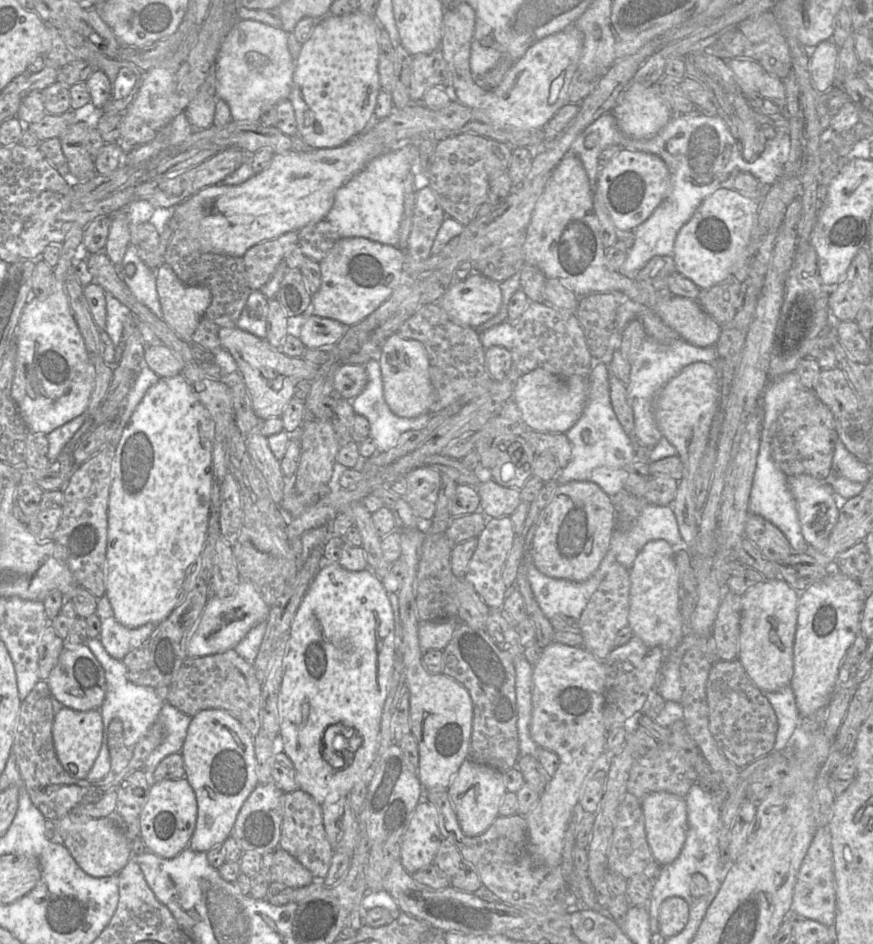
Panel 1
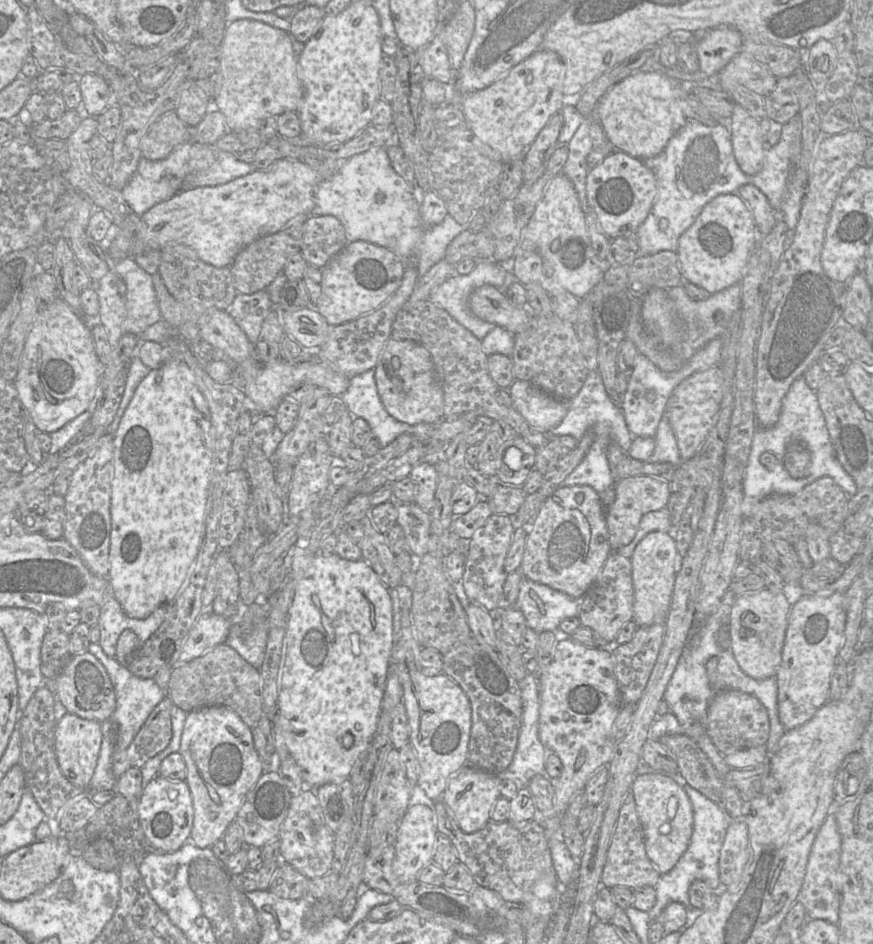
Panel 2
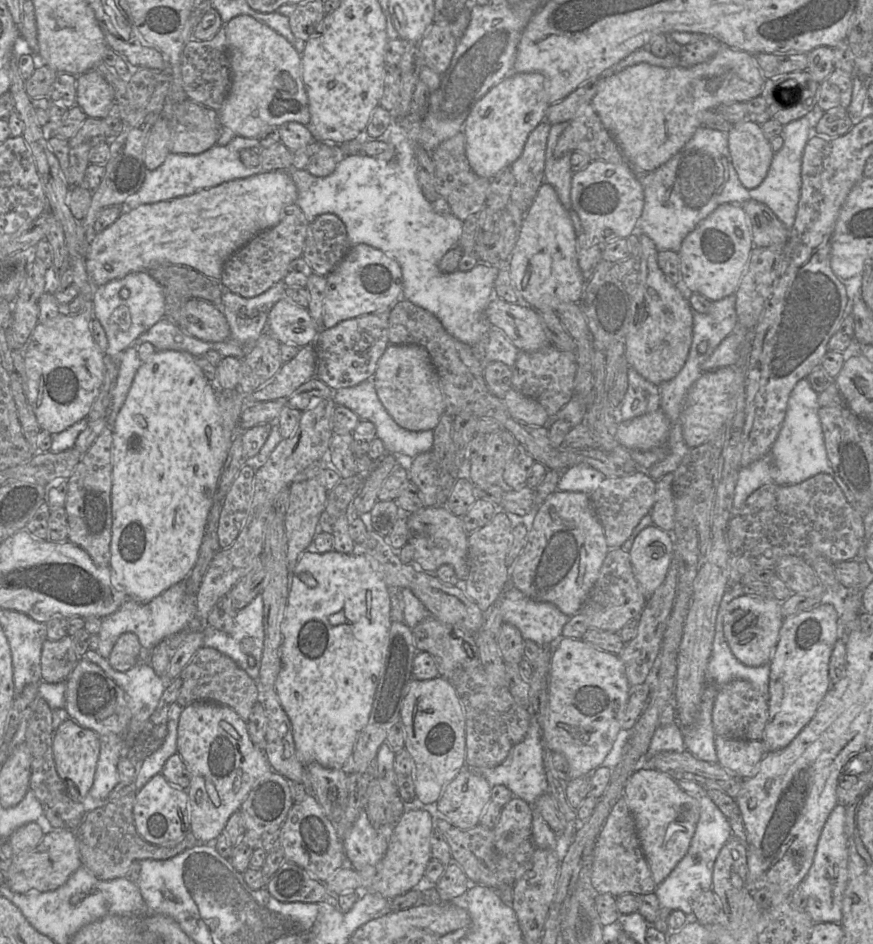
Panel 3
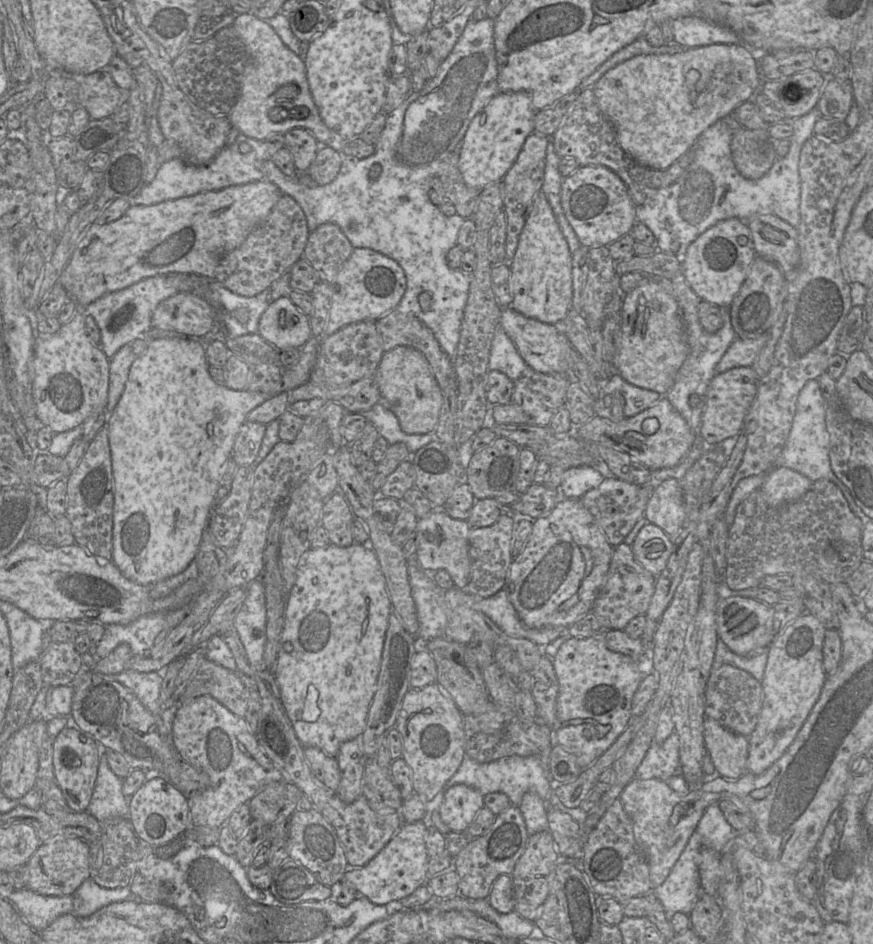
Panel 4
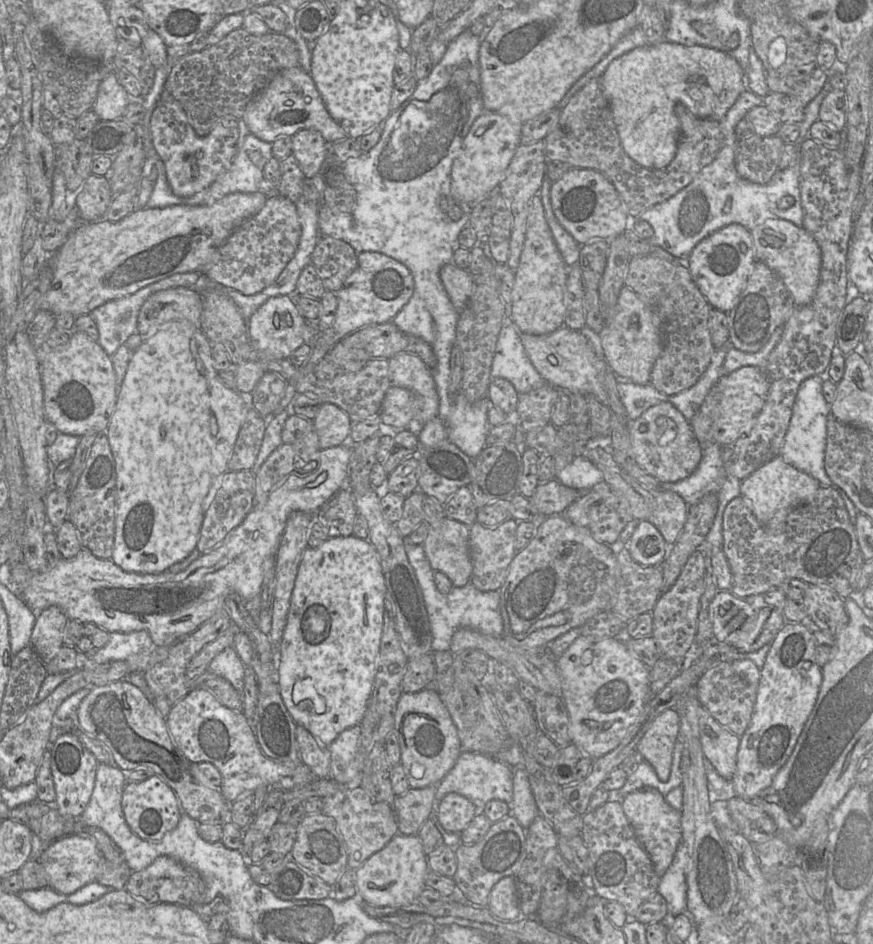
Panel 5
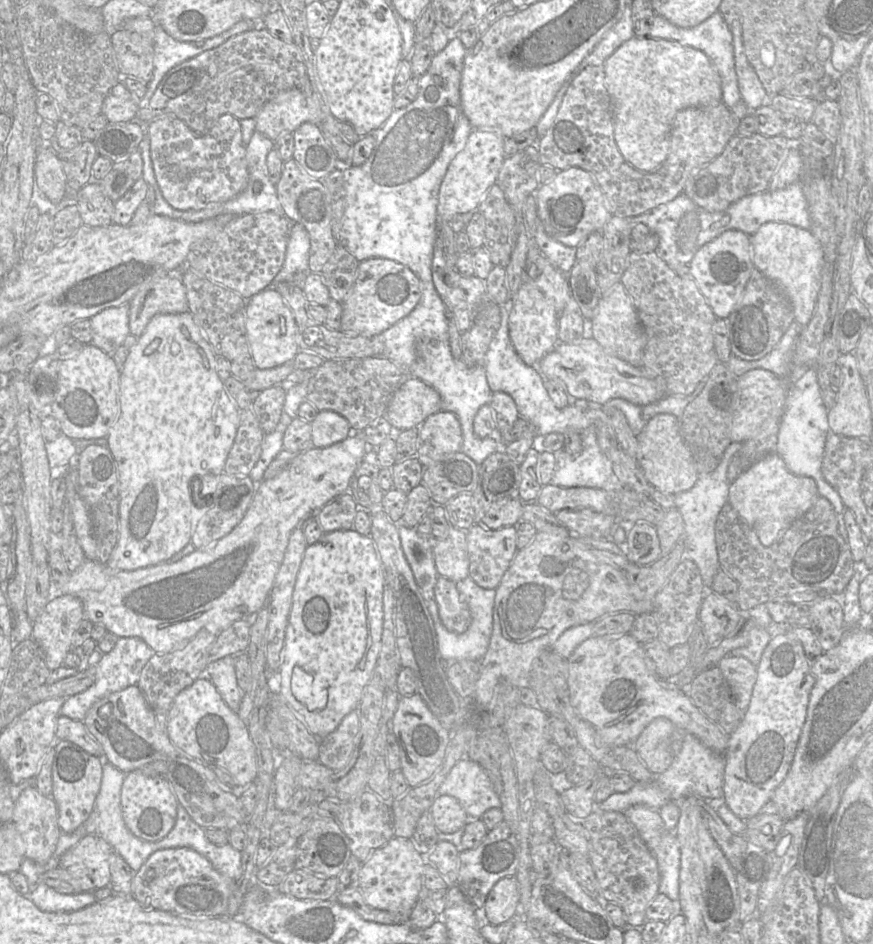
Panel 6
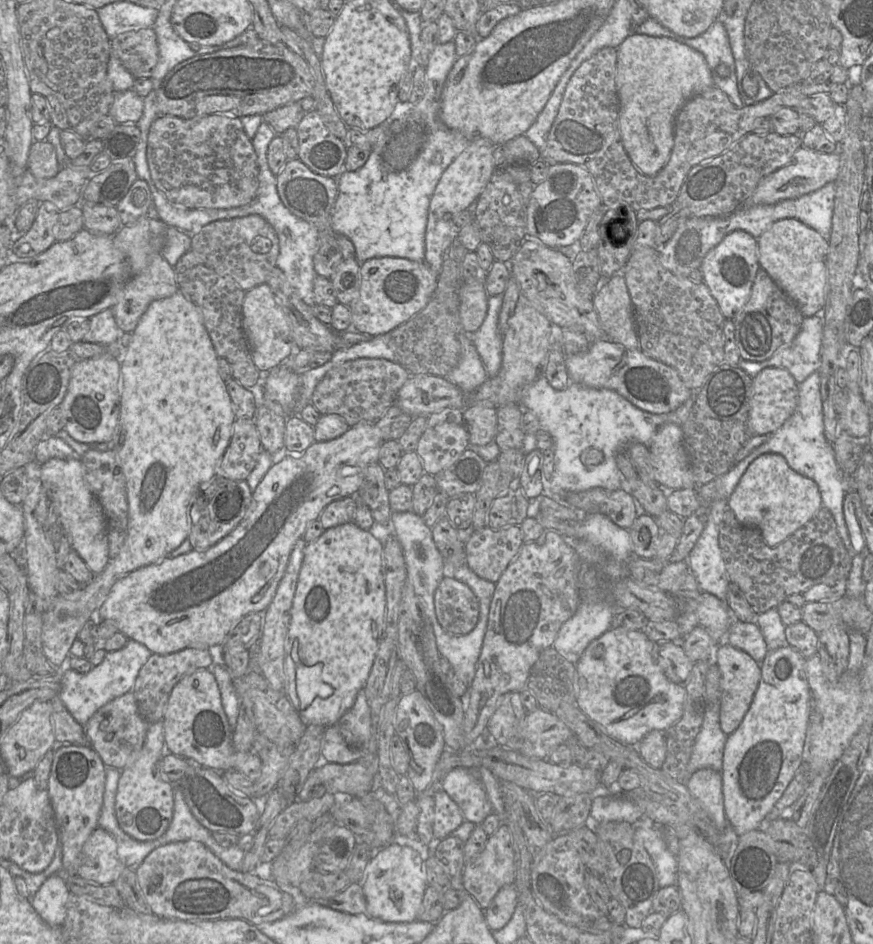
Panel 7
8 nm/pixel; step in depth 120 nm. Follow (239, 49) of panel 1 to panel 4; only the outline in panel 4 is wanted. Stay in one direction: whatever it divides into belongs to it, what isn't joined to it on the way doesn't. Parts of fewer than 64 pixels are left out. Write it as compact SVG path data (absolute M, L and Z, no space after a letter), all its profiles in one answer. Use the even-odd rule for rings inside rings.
M239 14L236 16L232 26L244 42L249 54L249 60L242 74L239 98L228 114L231 125L237 128L241 134L262 141L269 135L285 134L294 128L304 128L309 131L320 146L330 145L330 143L336 141L338 139L337 134L325 125L313 100L303 58L285 45L266 20L254 14Z

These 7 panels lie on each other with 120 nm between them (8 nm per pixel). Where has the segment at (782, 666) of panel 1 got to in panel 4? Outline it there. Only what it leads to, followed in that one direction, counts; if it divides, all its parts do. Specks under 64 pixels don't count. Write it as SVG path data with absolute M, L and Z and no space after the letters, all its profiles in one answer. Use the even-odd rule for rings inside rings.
M737 596L721 597L717 602L716 624L718 637L737 655L753 656L768 649L773 642L773 606Z

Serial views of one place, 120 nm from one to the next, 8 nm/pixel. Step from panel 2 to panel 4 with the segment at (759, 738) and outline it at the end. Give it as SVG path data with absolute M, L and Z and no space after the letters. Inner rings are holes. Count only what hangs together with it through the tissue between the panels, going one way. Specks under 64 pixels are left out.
M733 665L712 669L705 689L705 716L717 721L724 728L749 737L754 731L763 702L761 682L748 672Z

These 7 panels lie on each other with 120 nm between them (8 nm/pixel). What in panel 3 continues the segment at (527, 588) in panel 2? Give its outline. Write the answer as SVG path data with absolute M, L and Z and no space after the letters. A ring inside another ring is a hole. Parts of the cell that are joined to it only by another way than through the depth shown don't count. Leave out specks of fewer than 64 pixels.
M511 584L505 587L500 596L500 609L503 621L517 627L524 640L532 640L540 646L547 646L552 650L555 643L562 637L563 626L571 617L550 602L537 602L528 598Z

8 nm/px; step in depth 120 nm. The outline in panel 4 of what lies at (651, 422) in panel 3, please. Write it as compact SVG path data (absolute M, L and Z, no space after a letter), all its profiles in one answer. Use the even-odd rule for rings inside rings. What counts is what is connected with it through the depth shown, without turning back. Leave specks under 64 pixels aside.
M665 396L646 410L635 416L625 417L621 421L594 415L586 423L575 427L574 434L583 441L598 442L606 447L625 452L649 470L669 468L679 464L691 449L695 439L692 428ZM647 418L658 420L659 427L653 434L643 432L642 422Z

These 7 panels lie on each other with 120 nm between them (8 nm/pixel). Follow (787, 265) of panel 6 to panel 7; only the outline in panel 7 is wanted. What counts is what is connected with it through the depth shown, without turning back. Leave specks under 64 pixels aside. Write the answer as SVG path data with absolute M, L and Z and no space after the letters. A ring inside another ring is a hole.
M793 218L780 219L774 222L758 241L758 263L784 293L797 305L804 317L819 315L825 306L826 294L826 255L828 240L816 230Z

